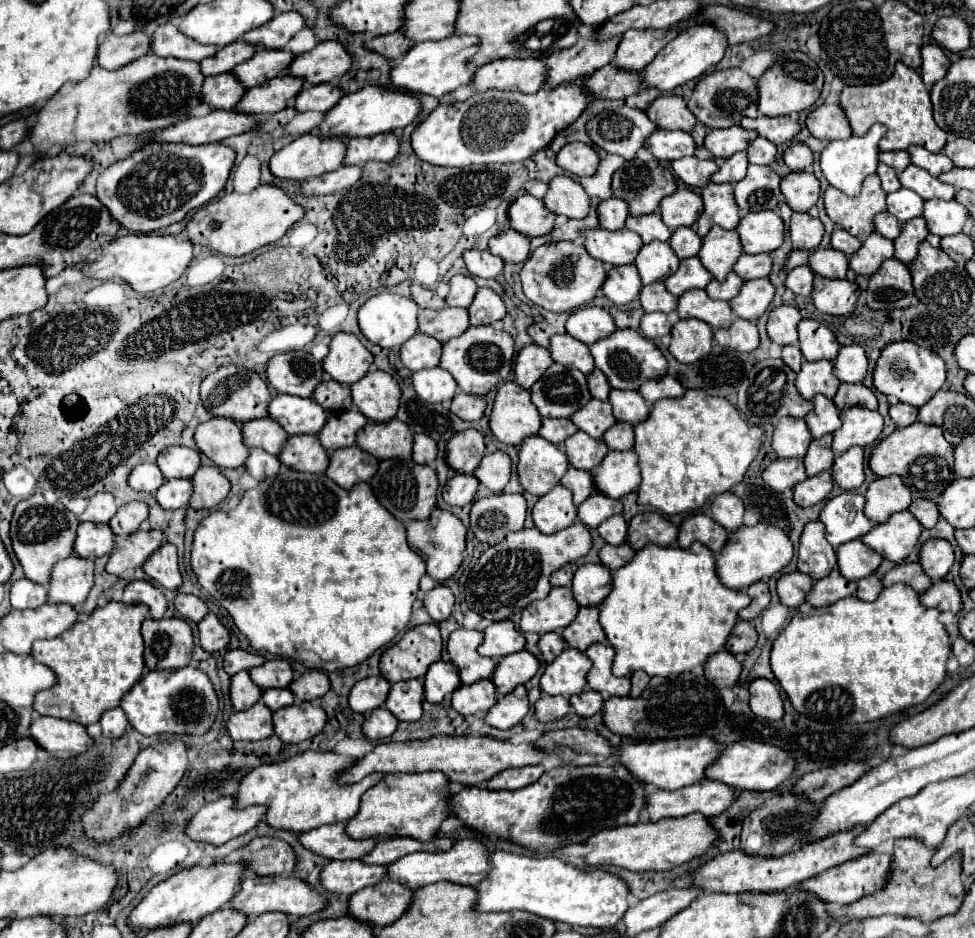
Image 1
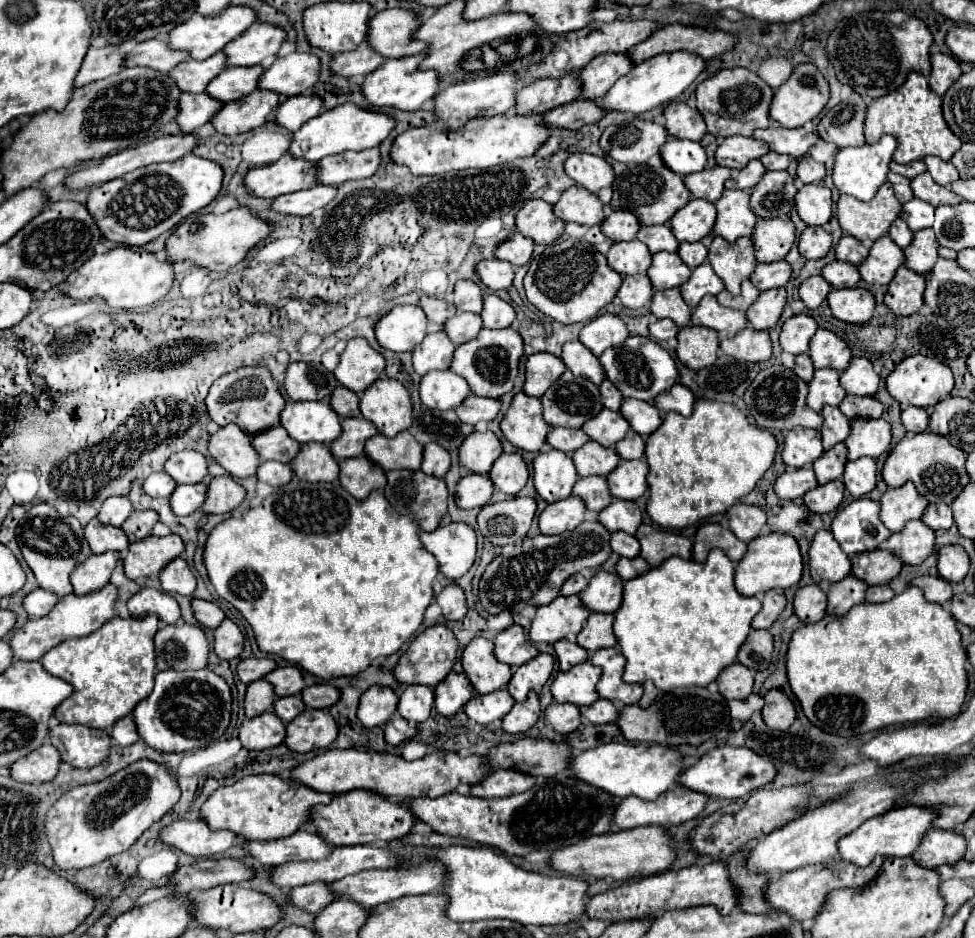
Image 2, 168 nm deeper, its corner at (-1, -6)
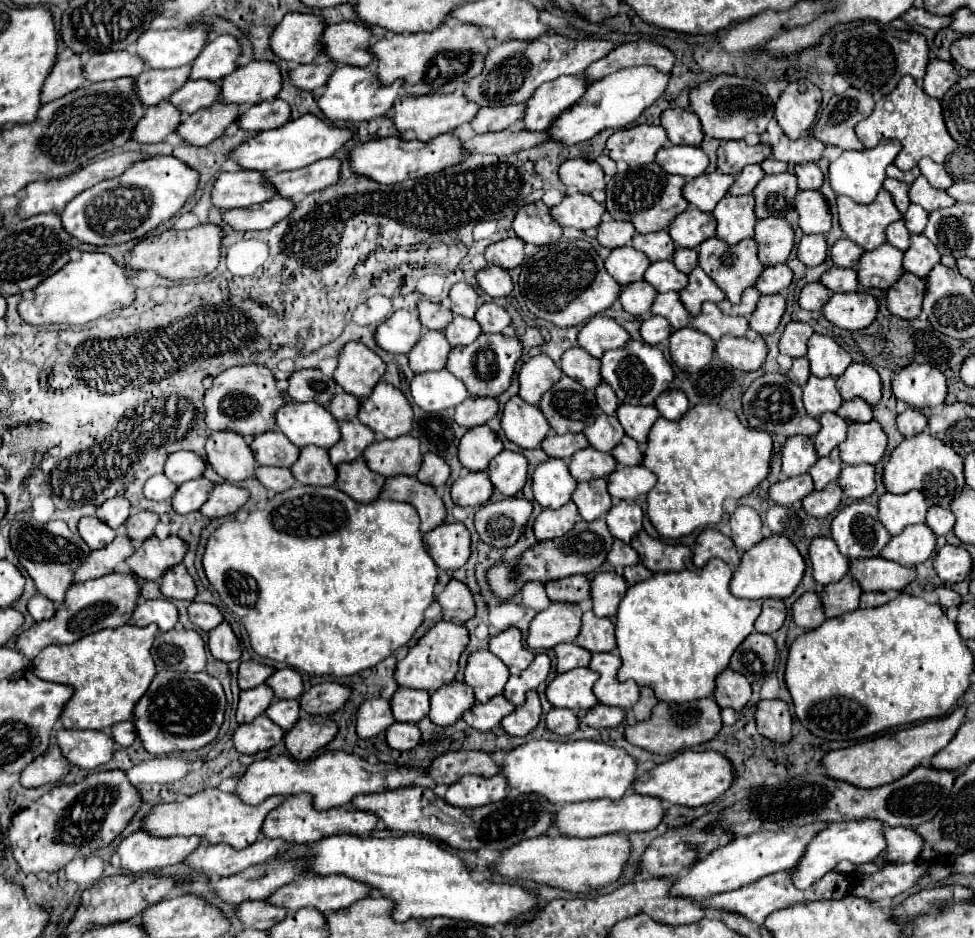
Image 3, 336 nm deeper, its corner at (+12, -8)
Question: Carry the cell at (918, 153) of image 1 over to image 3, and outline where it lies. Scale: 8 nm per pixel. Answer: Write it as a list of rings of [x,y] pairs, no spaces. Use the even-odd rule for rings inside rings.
[[[922,158],[920,164],[918,164],[920,172],[928,178],[928,182],[934,186],[934,188],[940,188],[940,190],[946,190],[952,186],[952,178],[950,174],[946,172],[946,168],[942,164],[936,164],[932,158]]]

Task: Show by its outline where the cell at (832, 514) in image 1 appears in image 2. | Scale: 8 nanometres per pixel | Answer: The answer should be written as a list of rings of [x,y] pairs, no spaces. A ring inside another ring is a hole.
[[[859,498],[837,512],[831,532],[845,554],[879,548],[889,538],[889,530],[879,520],[879,502]]]

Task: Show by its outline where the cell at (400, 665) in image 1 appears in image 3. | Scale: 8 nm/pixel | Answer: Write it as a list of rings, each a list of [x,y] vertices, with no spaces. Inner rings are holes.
[[[438,622],[434,628],[430,628],[424,638],[418,640],[416,646],[410,648],[408,656],[404,660],[398,662],[396,668],[396,682],[400,686],[408,686],[408,688],[418,688],[418,690],[426,690],[426,692],[436,692],[438,688],[454,682],[458,668],[460,668],[460,656],[464,652],[464,648],[468,646],[470,638],[468,638],[468,630],[462,624],[456,622]]]

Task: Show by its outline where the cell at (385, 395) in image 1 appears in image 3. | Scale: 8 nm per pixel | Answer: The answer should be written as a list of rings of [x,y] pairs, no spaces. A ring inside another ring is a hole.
[[[380,380],[374,392],[360,402],[358,420],[372,428],[378,436],[398,438],[412,430],[414,412],[398,388]]]

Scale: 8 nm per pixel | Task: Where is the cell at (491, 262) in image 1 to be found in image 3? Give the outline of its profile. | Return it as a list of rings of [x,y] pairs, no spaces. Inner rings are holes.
[[[488,266],[476,274],[478,286],[492,298],[504,298],[512,292],[514,284],[510,274],[500,266]]]

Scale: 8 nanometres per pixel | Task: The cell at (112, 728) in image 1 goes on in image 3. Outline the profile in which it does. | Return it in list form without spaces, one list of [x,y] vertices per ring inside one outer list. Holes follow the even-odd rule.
[[[132,720],[124,722],[124,724],[116,724],[112,726],[112,738],[116,740],[116,744],[120,746],[130,746],[136,740],[136,728],[132,724]]]

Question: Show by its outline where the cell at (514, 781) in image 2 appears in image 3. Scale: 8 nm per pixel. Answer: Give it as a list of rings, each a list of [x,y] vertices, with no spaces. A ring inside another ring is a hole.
[[[502,774],[480,778],[480,776],[464,776],[462,780],[448,786],[444,800],[456,808],[480,808],[486,804],[500,802],[508,798],[510,788]]]

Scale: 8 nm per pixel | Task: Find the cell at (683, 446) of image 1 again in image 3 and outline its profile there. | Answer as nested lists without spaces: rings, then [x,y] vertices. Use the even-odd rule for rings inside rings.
[[[700,404],[690,408],[680,420],[658,418],[650,430],[648,444],[644,450],[644,466],[658,476],[656,486],[648,492],[648,518],[662,538],[682,538],[696,528],[712,526],[722,520],[724,500],[740,500],[748,496],[762,480],[770,474],[772,458],[772,438],[762,430],[752,430],[744,426],[732,410]]]

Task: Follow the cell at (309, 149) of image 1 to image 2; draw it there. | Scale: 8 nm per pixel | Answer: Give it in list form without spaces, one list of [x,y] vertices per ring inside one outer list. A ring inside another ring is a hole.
[[[283,154],[273,164],[251,168],[245,176],[245,184],[255,196],[277,198],[317,184],[317,164]]]

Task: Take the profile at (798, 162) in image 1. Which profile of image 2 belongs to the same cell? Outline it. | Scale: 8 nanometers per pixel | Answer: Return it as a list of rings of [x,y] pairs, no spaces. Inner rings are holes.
[[[805,156],[799,160],[797,166],[797,178],[803,184],[811,184],[811,182],[819,182],[825,178],[825,166],[821,162],[815,162],[811,156]]]

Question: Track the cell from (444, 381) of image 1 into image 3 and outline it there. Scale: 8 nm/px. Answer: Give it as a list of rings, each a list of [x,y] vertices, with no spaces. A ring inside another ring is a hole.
[[[448,370],[416,374],[410,384],[414,402],[426,412],[440,412],[454,408],[464,402],[470,392],[460,378],[452,376]]]

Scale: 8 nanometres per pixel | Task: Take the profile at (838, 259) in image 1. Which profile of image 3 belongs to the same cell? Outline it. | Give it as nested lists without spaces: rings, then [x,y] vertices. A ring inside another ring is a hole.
[[[832,266],[828,272],[824,272],[822,280],[820,280],[830,292],[858,292],[860,284],[858,284],[858,276],[854,270],[850,268],[840,268],[840,266]]]

